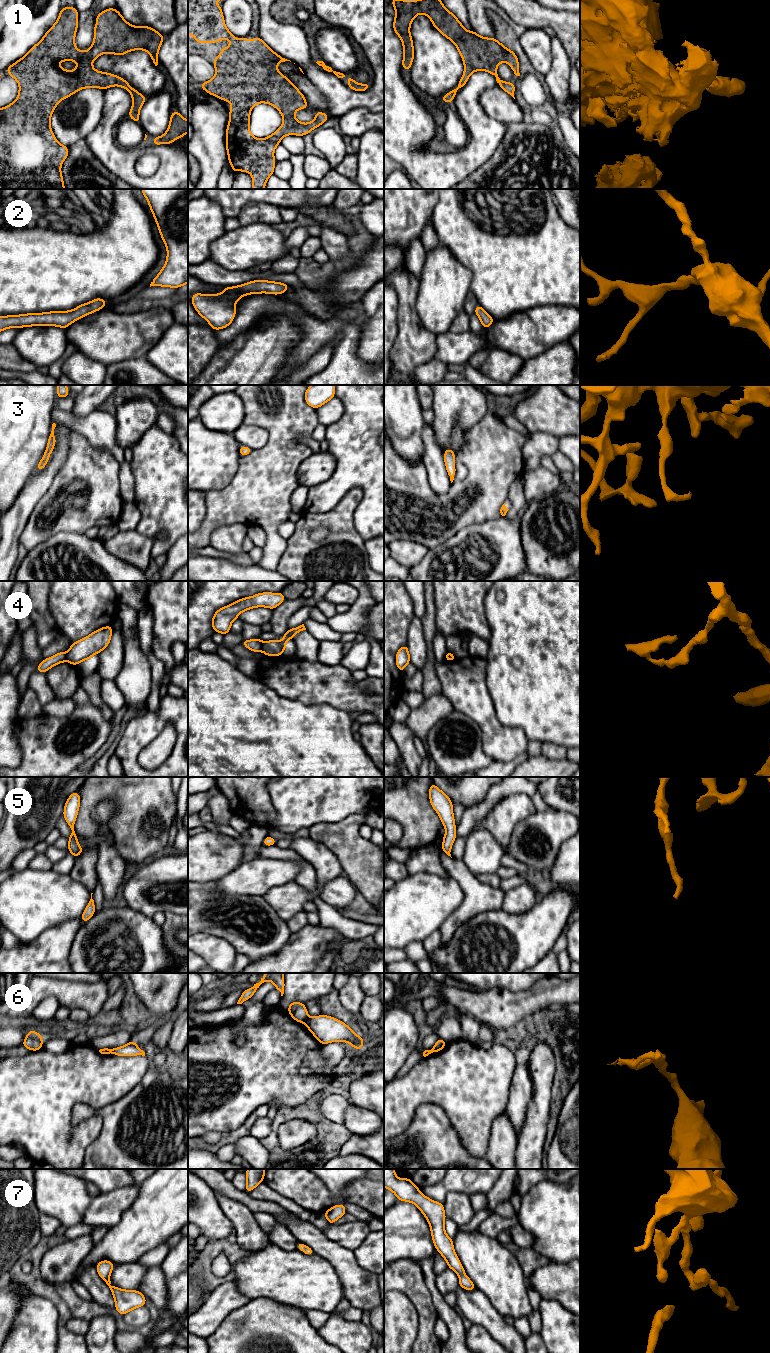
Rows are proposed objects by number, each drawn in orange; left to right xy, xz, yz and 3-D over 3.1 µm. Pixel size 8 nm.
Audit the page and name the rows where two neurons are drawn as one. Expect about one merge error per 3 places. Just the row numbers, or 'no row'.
4, 6

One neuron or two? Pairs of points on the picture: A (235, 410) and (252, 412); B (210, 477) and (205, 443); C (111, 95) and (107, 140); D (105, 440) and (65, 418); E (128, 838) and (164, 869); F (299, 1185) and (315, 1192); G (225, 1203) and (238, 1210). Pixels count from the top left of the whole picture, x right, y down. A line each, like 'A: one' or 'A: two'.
A: two
B: one
C: one
D: one
E: two
F: one
G: one

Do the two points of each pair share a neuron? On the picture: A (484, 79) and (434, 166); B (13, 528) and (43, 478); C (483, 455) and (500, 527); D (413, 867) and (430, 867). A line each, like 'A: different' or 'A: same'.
A: same
B: same
C: different
D: same

